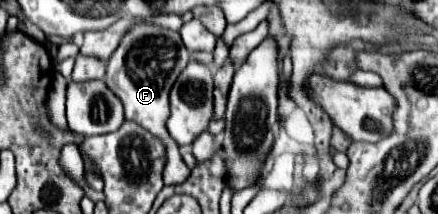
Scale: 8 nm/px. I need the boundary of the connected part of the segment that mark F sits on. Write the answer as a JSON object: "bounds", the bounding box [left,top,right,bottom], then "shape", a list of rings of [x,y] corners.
{"bounds":[106,22,190,184],"shape":[[[136,22],[120,40],[118,48],[110,56],[106,64],[106,86],[122,100],[126,120],[132,120],[146,130],[150,130],[154,136],[162,138],[166,142],[166,170],[164,170],[164,184],[182,184],[190,176],[190,168],[184,164],[176,142],[166,134],[166,114],[170,114],[168,108],[168,92],[172,84],[176,82],[178,74],[188,64],[188,50],[182,44],[182,38],[178,32],[162,28],[158,24],[150,22]]]}

